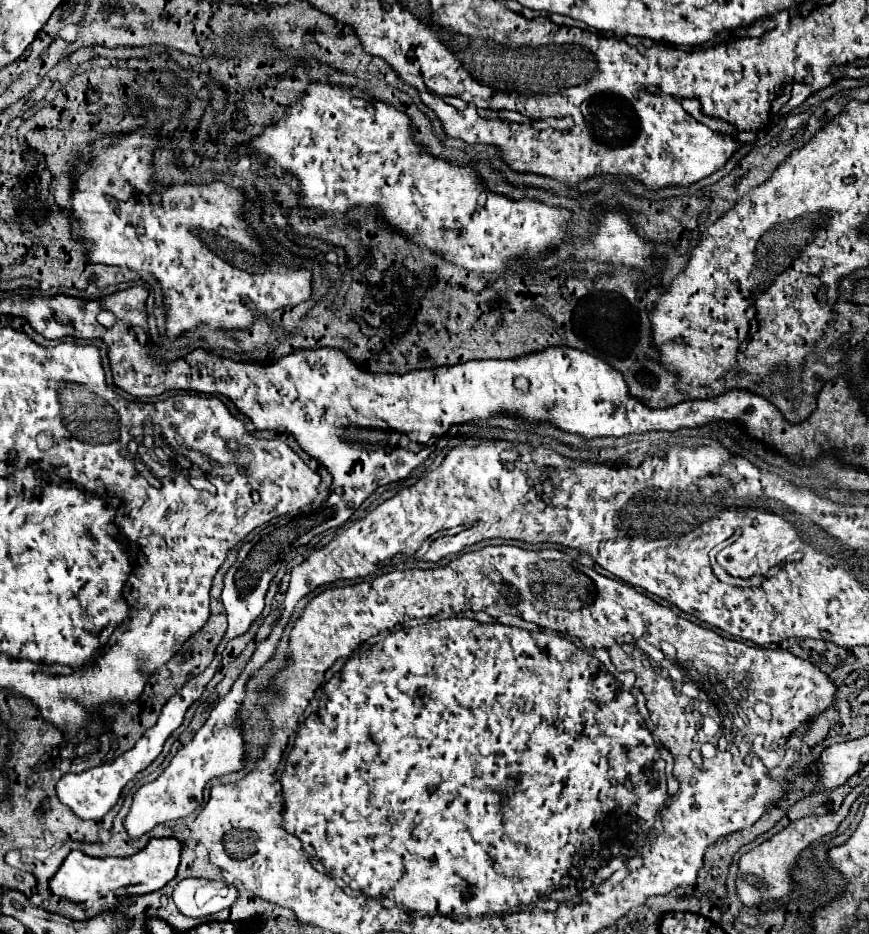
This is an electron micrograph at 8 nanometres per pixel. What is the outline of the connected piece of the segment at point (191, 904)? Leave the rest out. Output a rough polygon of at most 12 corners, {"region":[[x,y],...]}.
{"region":[[182,879],[172,897],[184,915],[230,907],[238,891],[222,881]]}

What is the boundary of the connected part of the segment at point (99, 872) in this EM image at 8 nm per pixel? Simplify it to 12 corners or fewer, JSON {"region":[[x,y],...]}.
{"region":[[180,841],[132,857],[70,851],[48,881],[72,903],[144,895],[174,879]]}

